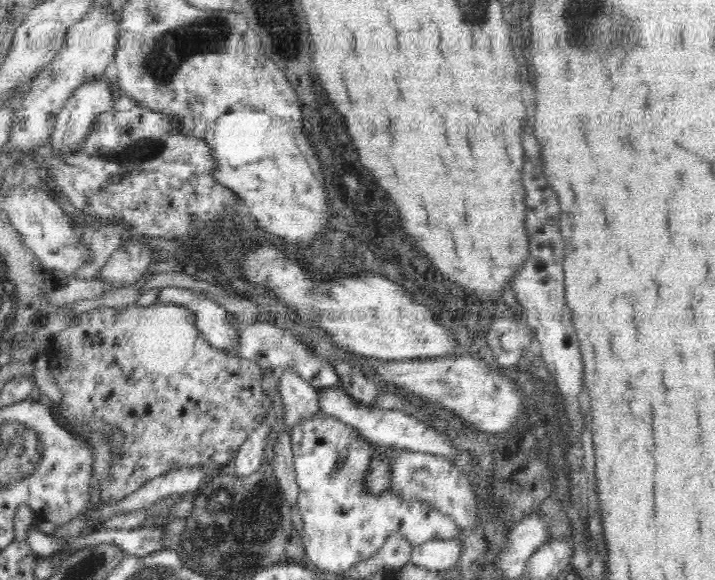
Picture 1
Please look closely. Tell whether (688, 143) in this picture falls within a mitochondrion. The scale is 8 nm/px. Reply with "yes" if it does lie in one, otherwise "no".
no

